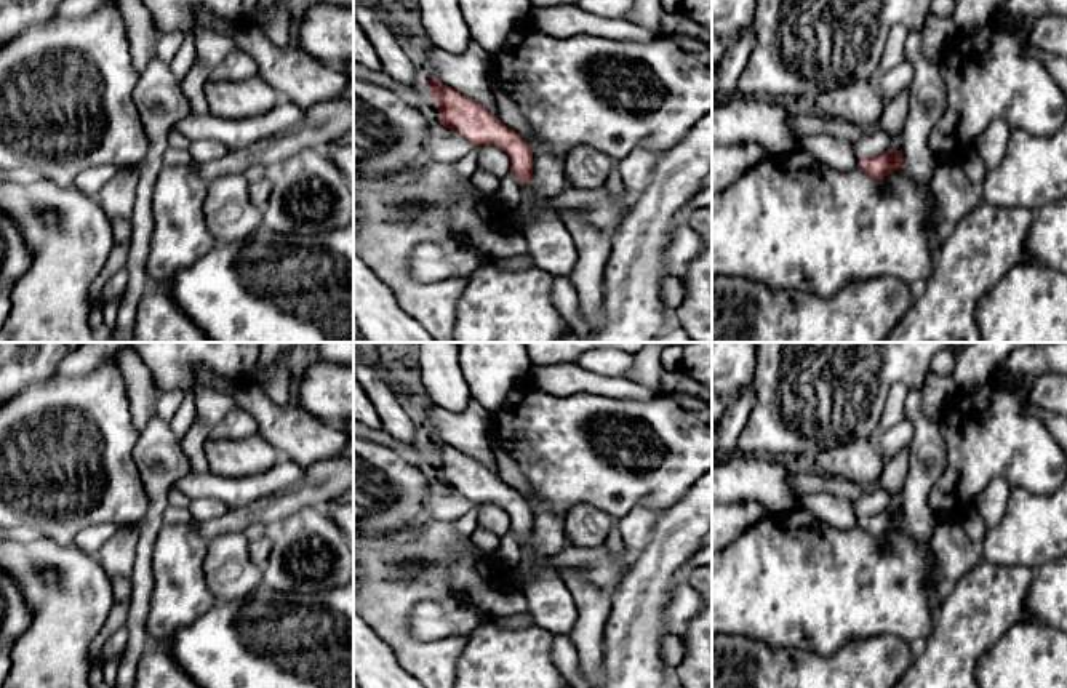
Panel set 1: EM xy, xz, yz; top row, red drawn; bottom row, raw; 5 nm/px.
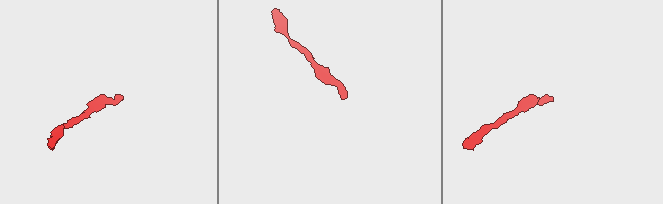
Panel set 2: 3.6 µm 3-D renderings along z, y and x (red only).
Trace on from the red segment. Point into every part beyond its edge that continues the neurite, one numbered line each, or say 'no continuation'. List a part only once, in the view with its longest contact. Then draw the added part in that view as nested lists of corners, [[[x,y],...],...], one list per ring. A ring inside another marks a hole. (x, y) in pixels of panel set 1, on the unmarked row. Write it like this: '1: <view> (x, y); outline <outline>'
no continuation

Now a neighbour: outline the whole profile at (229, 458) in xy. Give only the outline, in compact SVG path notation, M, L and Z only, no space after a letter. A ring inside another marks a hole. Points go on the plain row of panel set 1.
M259 432L245 440L213 440L205 443L210 470L222 477L251 477L269 470L282 454Z

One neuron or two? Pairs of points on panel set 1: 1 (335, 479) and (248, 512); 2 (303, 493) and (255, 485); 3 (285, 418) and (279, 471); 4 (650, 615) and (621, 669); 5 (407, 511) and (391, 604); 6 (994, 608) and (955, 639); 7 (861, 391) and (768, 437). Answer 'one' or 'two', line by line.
1: one
2: two
3: two
4: one
5: two
6: one
7: one

